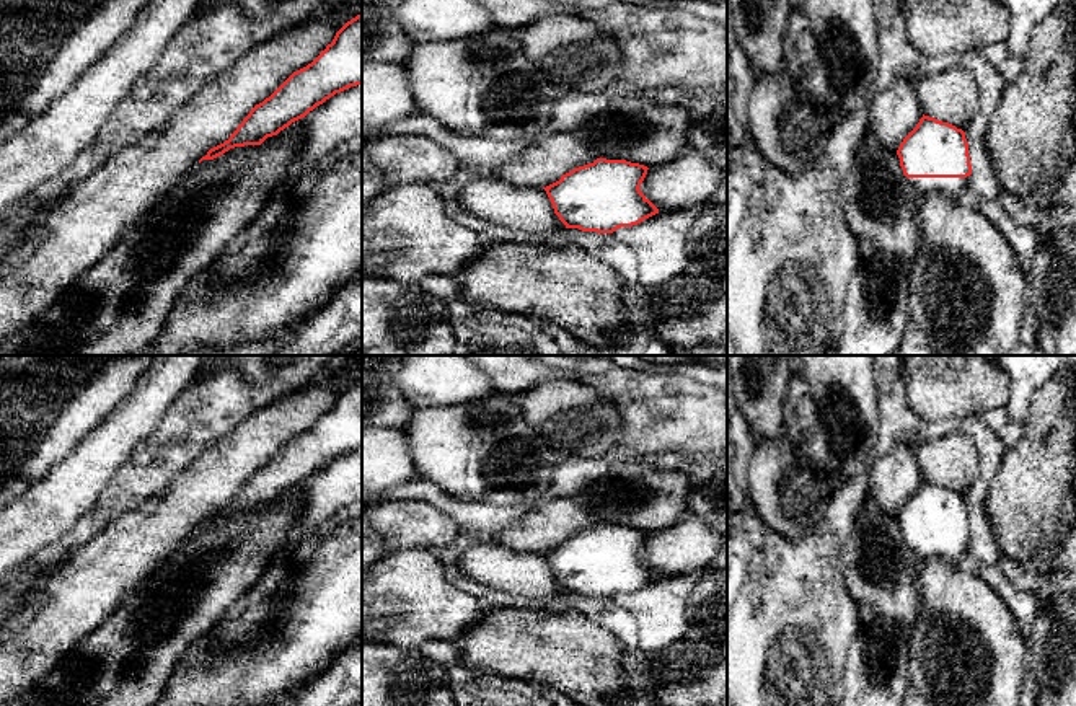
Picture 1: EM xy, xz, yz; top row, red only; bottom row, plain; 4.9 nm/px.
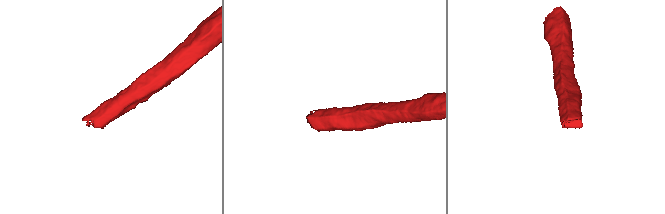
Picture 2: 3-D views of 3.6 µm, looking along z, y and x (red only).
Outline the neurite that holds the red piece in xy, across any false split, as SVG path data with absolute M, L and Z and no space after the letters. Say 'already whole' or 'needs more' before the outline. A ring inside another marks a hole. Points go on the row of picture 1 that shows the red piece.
already whole; M362 13L347 21L311 64L256 104L230 139L210 148L199 163L235 147L261 145L336 93L357 85L362 85Z

